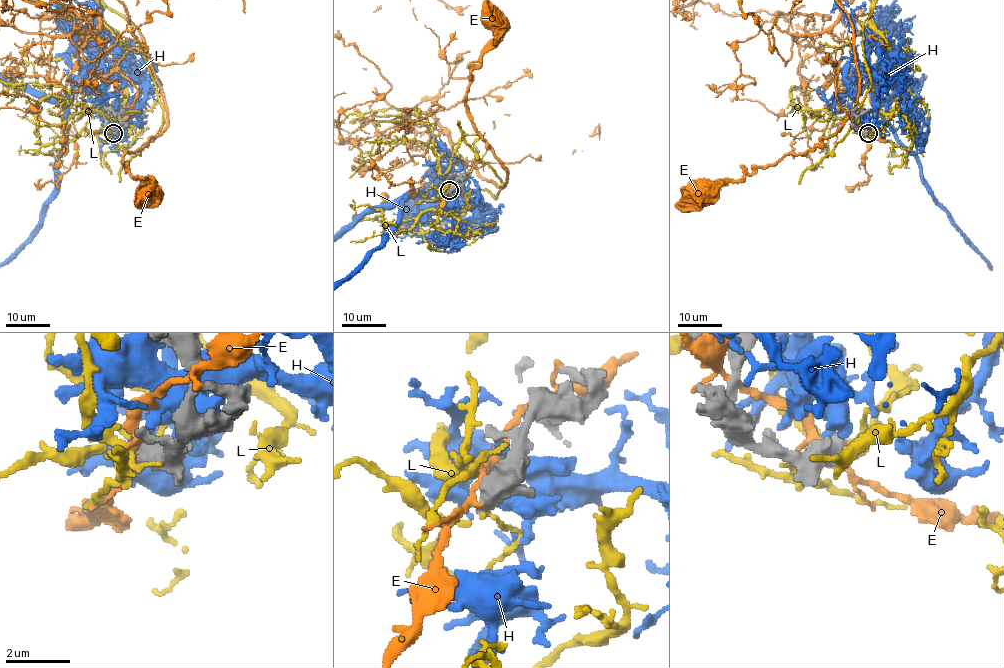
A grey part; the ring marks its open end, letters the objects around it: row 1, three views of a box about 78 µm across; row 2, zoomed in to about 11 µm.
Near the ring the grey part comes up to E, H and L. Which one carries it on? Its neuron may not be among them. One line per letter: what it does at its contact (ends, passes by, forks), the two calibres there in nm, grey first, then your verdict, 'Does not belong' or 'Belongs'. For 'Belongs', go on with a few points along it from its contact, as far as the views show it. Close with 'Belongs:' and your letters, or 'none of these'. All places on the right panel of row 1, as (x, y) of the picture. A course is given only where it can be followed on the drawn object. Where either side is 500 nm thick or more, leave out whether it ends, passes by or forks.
E: Thickness 550 nm (grey) against 180 nm. Does not belong
H: Thickness 750 nm (grey) against 380 nm. Does not belong
L: Thickness 550 nm (grey) against 150 nm. Does not belong
Belongs: none of these

